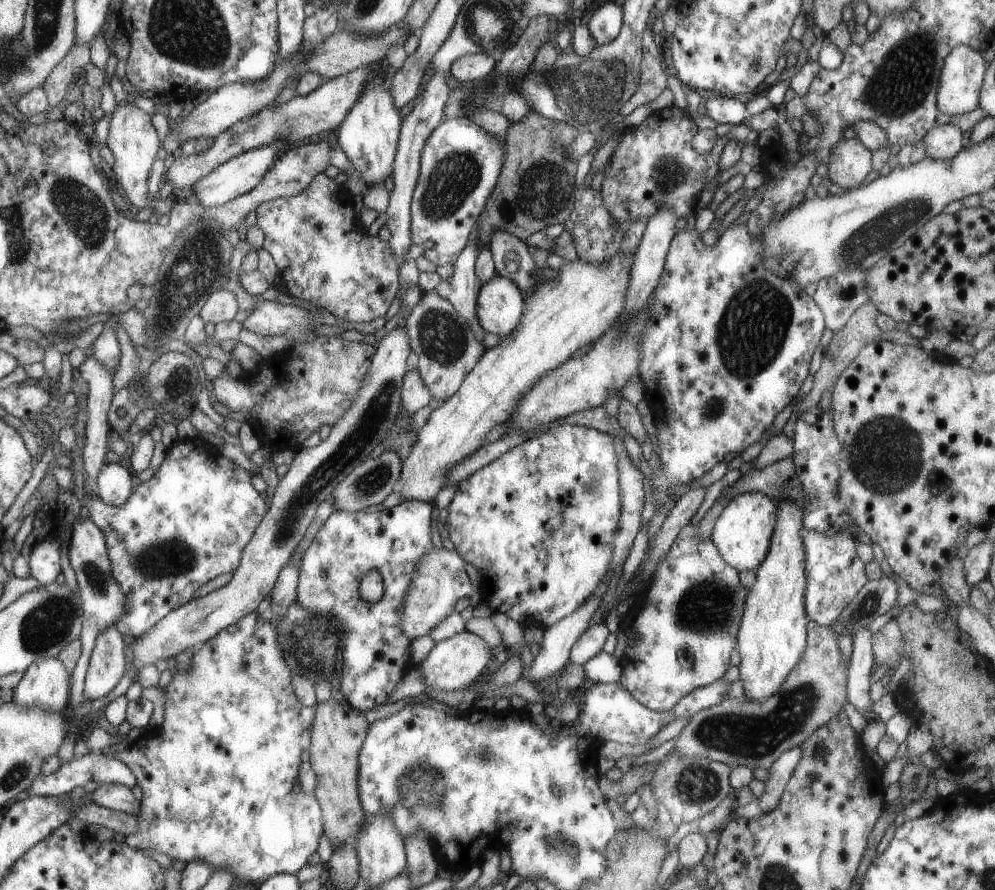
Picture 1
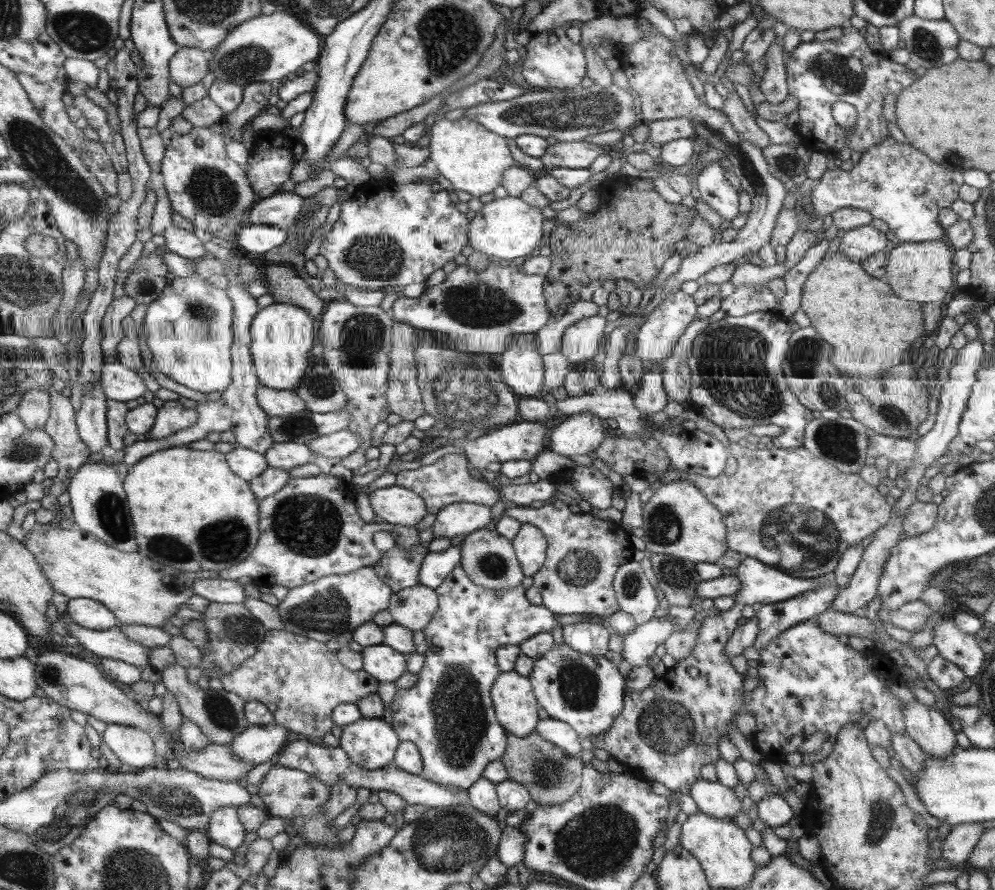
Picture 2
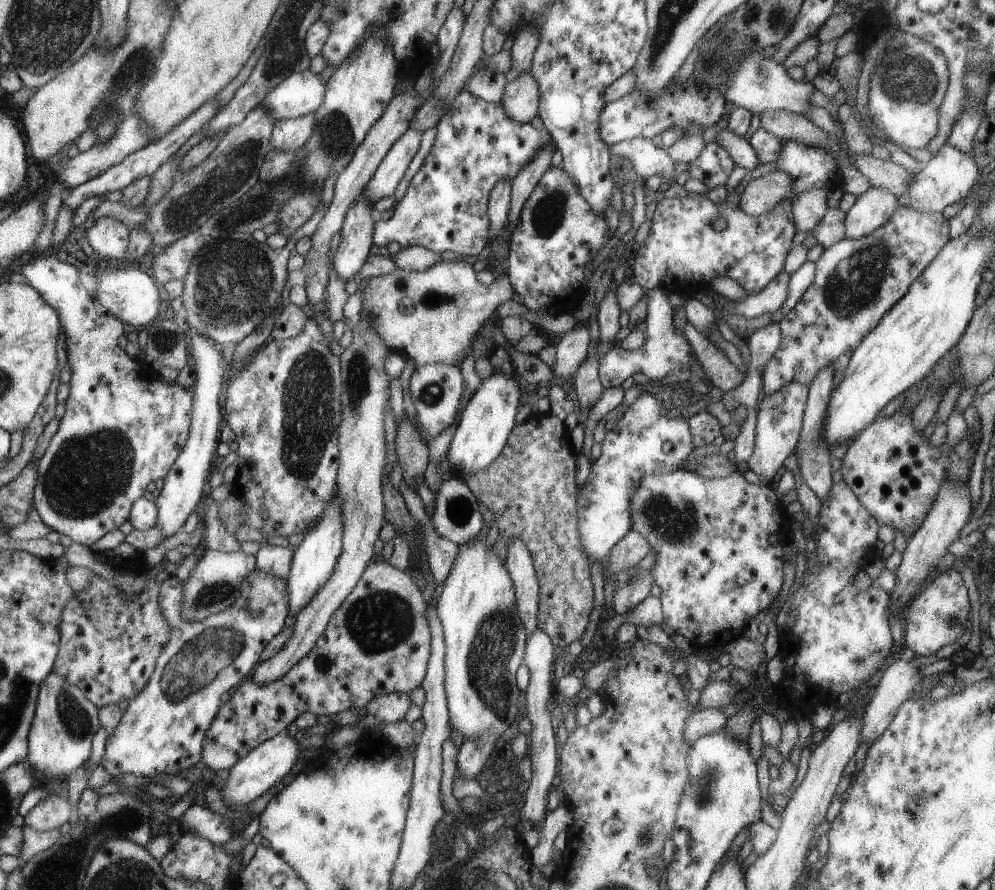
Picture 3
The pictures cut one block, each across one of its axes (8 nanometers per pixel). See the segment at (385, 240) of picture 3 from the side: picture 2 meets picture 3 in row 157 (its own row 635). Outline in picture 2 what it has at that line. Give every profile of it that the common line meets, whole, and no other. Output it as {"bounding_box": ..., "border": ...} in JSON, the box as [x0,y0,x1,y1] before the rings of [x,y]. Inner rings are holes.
{"bounding_box":[388,566,560,791],"border":[[[455,566],[455,568],[451,570],[449,576],[444,578],[435,591],[437,593],[438,610],[435,610],[435,613],[432,616],[432,621],[421,630],[429,645],[426,652],[423,654],[425,657],[423,667],[416,674],[418,680],[413,687],[397,689],[393,702],[390,703],[392,716],[388,721],[393,726],[393,730],[396,730],[397,737],[401,739],[401,742],[411,742],[417,748],[422,763],[422,770],[419,774],[421,778],[429,779],[429,781],[436,782],[442,787],[457,787],[466,791],[471,785],[475,784],[481,776],[483,776],[484,769],[489,765],[489,762],[500,760],[503,757],[504,751],[507,749],[507,731],[500,725],[499,720],[496,718],[495,707],[492,705],[491,700],[492,686],[501,674],[499,664],[496,663],[496,651],[506,645],[518,646],[525,640],[543,632],[551,633],[553,628],[560,625],[555,621],[551,611],[546,610],[543,605],[537,606],[529,601],[524,594],[524,589],[521,584],[517,584],[517,586],[513,586],[513,588],[509,588],[509,590],[487,590],[487,588],[477,586],[476,583],[473,583],[461,566]]]}

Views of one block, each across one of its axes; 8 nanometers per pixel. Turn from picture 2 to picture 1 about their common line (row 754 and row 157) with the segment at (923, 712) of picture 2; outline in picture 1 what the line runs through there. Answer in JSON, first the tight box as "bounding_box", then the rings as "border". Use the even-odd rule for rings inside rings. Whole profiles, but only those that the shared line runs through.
{"bounding_box":[921,123,963,160],"border":[[[950,123],[938,125],[928,131],[921,144],[925,158],[947,160],[963,148],[963,131]]]}

